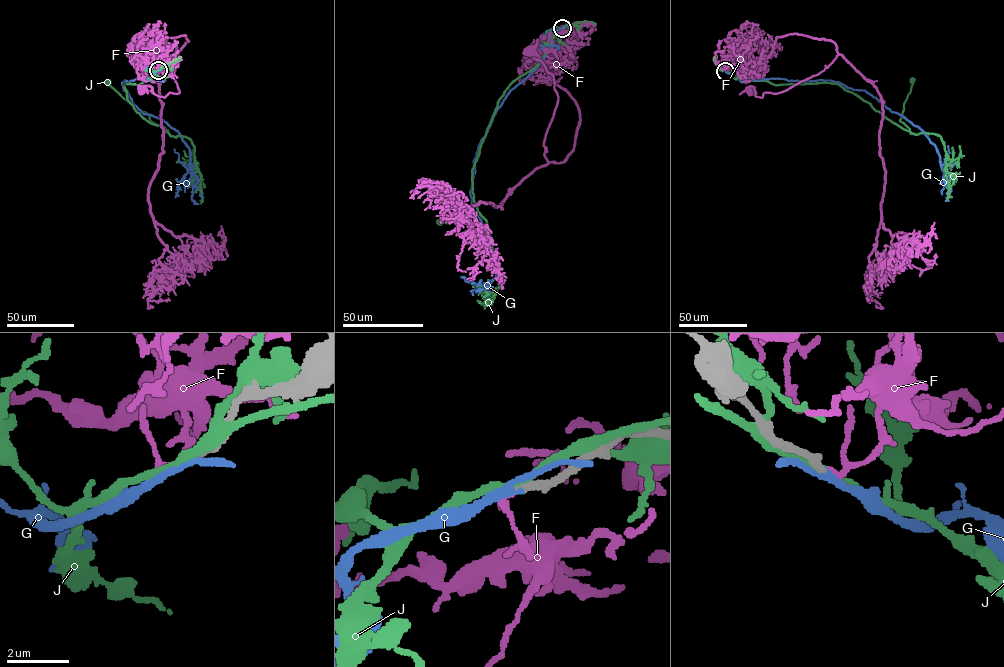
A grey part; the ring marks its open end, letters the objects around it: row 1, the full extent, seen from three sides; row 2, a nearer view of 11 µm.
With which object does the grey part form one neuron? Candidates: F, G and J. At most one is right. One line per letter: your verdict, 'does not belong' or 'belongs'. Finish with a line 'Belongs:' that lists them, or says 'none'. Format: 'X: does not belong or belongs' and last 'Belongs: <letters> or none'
F: does not belong
G: belongs
J: does not belong
Belongs: G

